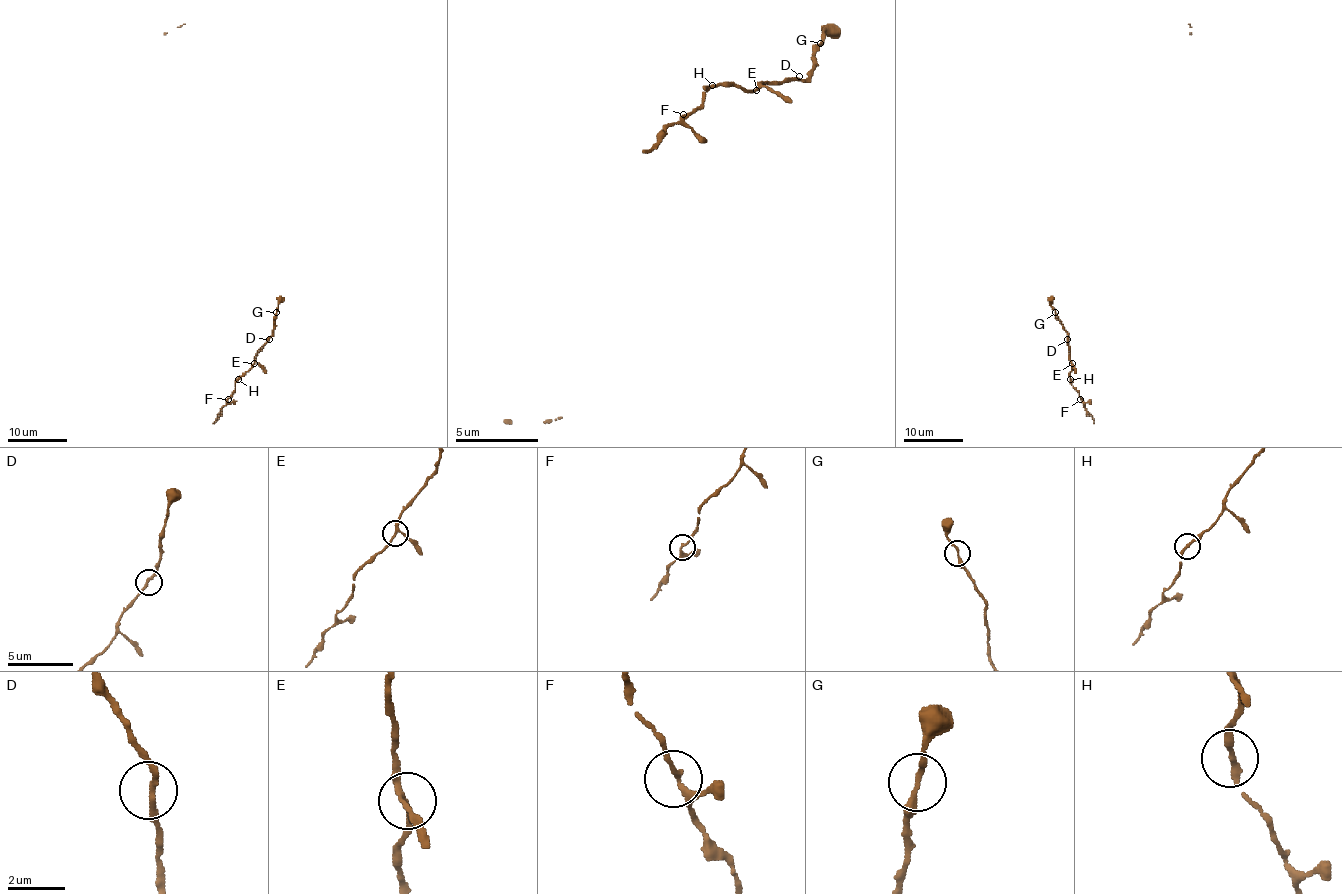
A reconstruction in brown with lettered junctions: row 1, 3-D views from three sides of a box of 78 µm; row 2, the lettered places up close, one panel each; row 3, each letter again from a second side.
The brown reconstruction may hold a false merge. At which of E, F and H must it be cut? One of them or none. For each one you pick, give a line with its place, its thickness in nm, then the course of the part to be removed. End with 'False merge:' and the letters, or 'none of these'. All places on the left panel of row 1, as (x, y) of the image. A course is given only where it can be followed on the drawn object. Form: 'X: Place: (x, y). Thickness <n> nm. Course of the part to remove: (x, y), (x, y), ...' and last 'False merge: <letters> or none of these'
False merge: none of these

